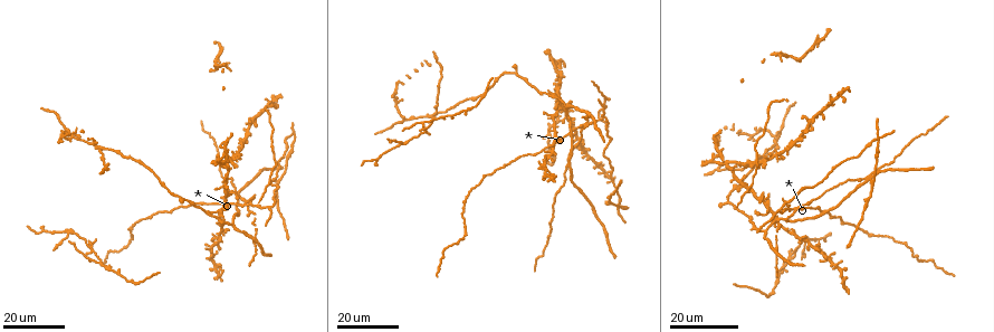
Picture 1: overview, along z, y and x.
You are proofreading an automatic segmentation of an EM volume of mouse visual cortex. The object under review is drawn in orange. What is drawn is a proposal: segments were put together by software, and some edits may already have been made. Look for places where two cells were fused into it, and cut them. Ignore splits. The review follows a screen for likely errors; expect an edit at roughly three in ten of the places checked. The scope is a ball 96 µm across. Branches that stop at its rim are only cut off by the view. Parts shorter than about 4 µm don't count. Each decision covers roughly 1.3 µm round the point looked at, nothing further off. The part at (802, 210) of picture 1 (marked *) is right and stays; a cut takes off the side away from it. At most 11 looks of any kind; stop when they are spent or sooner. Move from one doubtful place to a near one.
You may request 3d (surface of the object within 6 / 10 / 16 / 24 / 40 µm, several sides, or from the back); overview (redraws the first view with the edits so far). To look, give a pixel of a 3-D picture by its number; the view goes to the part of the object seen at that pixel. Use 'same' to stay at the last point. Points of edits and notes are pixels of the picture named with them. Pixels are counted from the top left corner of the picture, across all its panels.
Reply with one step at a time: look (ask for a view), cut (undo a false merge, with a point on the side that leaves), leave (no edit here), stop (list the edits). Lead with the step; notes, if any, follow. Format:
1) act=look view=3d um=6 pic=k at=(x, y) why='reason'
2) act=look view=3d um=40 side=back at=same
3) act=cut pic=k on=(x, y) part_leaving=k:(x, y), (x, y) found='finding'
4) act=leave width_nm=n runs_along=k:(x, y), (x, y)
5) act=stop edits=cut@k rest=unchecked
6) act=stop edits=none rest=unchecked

act=look view=3d um=16 pic=1 at=(738, 162) why='side arm on a straight run'

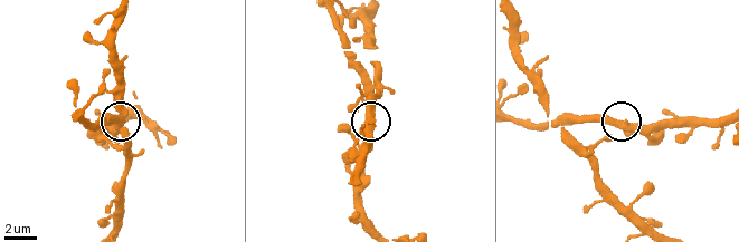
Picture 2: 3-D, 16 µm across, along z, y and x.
act=look view=3d um=6 pic=2 at=(620, 124) why='zoom in'

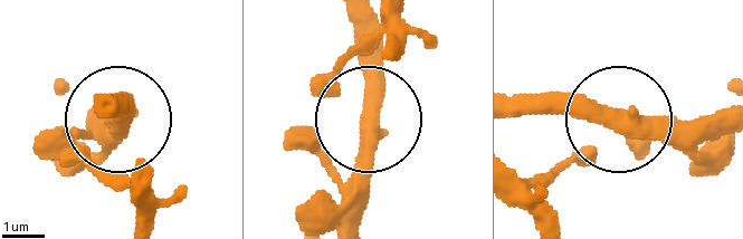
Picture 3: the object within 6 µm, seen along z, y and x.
act=leave side_arm_um=37 found='one cell here'

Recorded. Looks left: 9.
act=look view=3d um=16 pic=1 at=(557, 108) why='three arms meet'

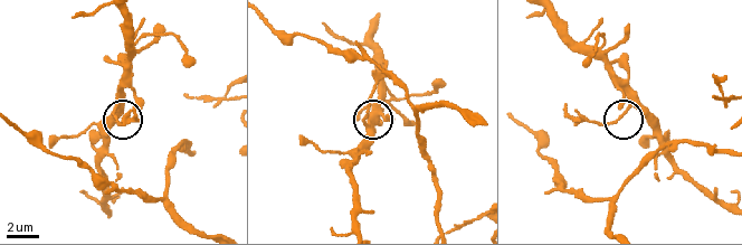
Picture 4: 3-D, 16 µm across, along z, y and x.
act=look view=3d um=10 pic=4 at=(115, 106) why='zoom in'

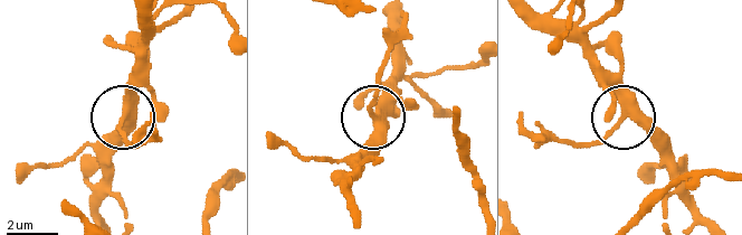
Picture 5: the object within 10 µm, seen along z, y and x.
act=leave found='continuous, no second cell'

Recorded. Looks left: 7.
act=look view=3d um=16 pic=1 at=(71, 137) why='four arms meet'

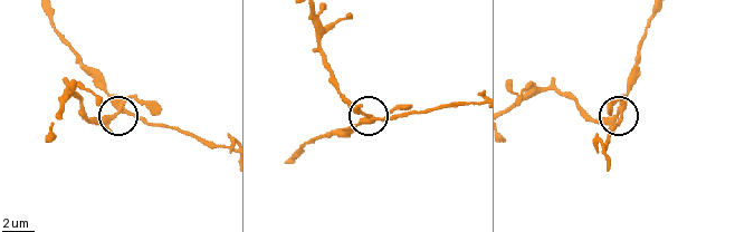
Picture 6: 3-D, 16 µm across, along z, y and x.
act=look view=3d um=10 pic=6 at=(115, 106)

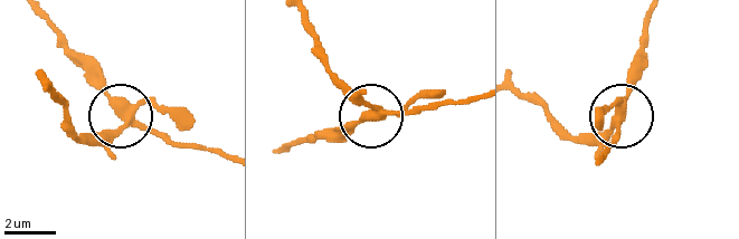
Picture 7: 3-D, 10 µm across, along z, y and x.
act=cut pic=7 on=(163, 136) width_nm=320 part_leaving=7:(134, 114), (178, 142), (223, 153) found='a second cell is stuck on'

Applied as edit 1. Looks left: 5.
act=look view=3d um=16 pic=1 at=(122, 249) why='thick turns thin'

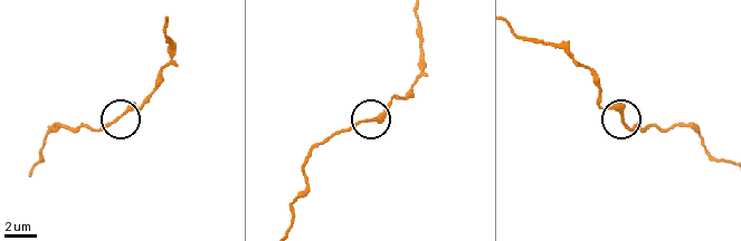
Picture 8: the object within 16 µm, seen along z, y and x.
act=look view=3d um=6 pic=8 at=(622, 117)

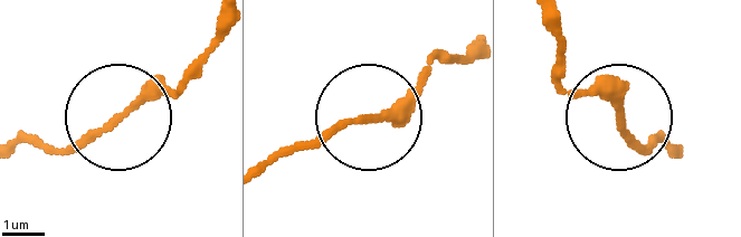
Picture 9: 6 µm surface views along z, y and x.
act=leave found='continuous, no second cell'

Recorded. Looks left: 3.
act=look view=3d um=16 pic=1 at=(93, 249) why='four-way junction'

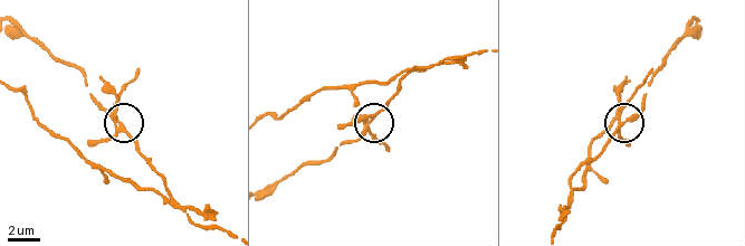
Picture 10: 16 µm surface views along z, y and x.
act=look view=3d um=10 pic=10 at=(119, 122)

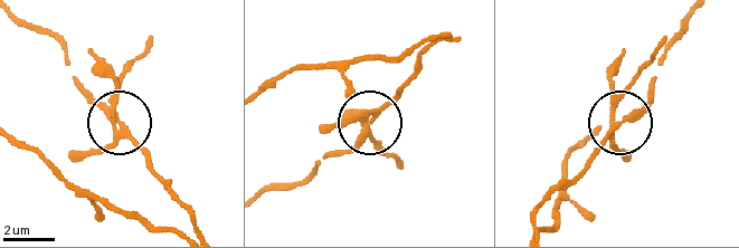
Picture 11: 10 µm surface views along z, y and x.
act=cut pic=11 on=(117, 96) width_nm=230 part_leaving=11:(112, 127), (121, 73), (149, 36) found='a second cell is stuck on'

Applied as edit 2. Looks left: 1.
act=stop edits=cut@7,cut@11 rest=unchecked

